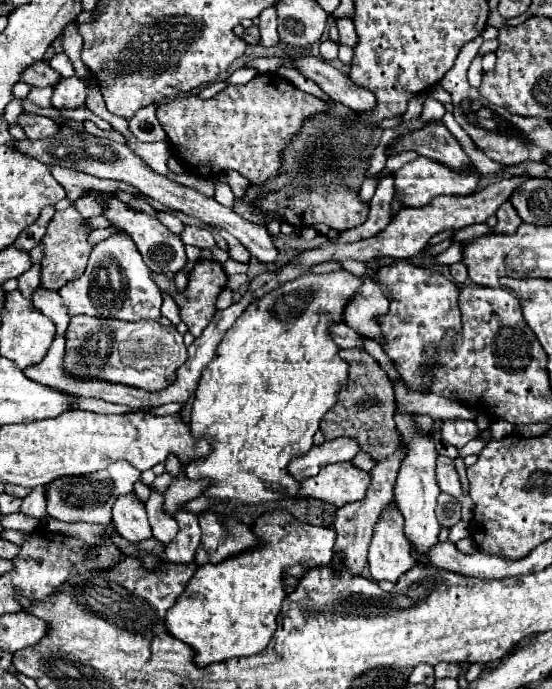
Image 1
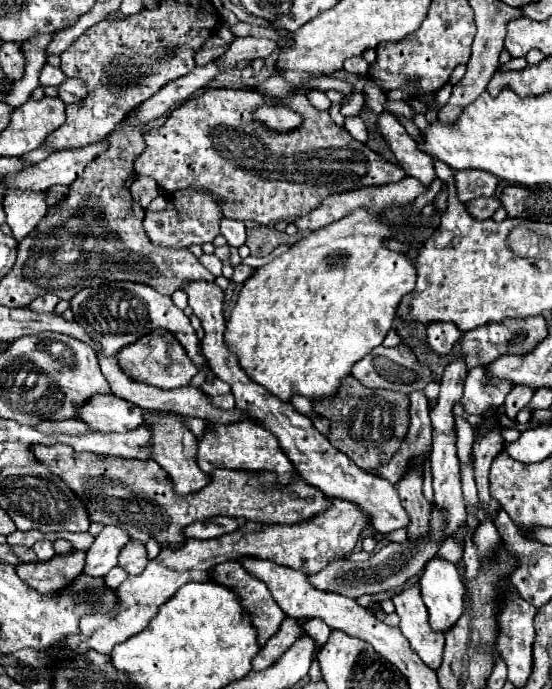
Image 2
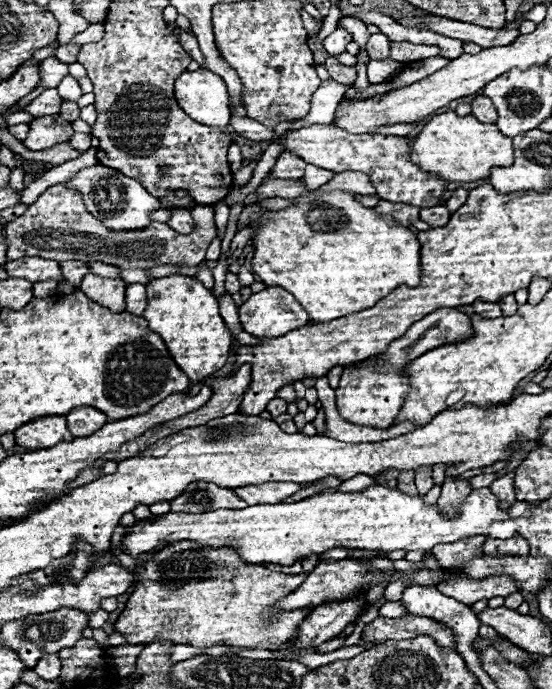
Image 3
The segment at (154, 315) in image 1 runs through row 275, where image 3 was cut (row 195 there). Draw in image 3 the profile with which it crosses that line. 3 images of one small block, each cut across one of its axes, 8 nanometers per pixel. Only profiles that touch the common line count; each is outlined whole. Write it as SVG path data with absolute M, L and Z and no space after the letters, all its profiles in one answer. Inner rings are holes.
M94 164L90 168L80 170L68 184L82 192L84 204L88 206L90 214L94 218L102 220L112 230L144 228L148 222L152 222L150 212L160 208L160 202L150 192L146 192L146 188L138 180L128 178L126 174L122 174L114 168L108 168L104 164Z

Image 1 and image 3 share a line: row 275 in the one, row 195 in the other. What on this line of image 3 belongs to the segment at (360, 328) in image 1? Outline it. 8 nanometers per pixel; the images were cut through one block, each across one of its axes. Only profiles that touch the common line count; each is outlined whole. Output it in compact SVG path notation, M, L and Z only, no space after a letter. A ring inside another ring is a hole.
M340 172L330 182L326 182L324 186L318 188L318 192L336 192L336 190L364 194L364 196L376 194L376 188L372 186L370 178L362 172Z

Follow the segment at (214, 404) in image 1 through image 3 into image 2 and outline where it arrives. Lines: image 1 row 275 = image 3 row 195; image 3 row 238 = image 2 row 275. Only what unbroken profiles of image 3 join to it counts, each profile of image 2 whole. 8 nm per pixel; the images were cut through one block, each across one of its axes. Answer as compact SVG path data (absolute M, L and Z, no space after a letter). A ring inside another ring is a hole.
M358 208L350 214L346 214L342 220L334 222L334 224L328 224L324 228L318 228L314 230L312 234L304 236L302 240L294 242L290 246L288 252L280 254L278 258L274 258L272 262L268 262L266 266L260 266L256 268L254 276L250 276L244 284L242 284L242 290L240 290L240 296L238 296L238 302L230 314L230 320L226 324L226 342L228 346L238 354L238 360L240 360L240 366L246 370L246 374L262 384L268 392L272 392L274 396L278 396L280 400L288 402L292 394L302 394L310 400L322 400L322 398L332 398L334 392L338 390L340 386L340 380L344 380L351 374L351 368L356 360L361 360L366 354L370 354L376 346L382 344L384 336L390 332L392 328L392 322L394 322L394 312L402 300L402 296L406 296L414 284L416 284L416 266L414 262L402 254L402 252L392 252L390 248L384 246L386 240L394 238L394 224L384 216L384 214L372 214L368 208Z

